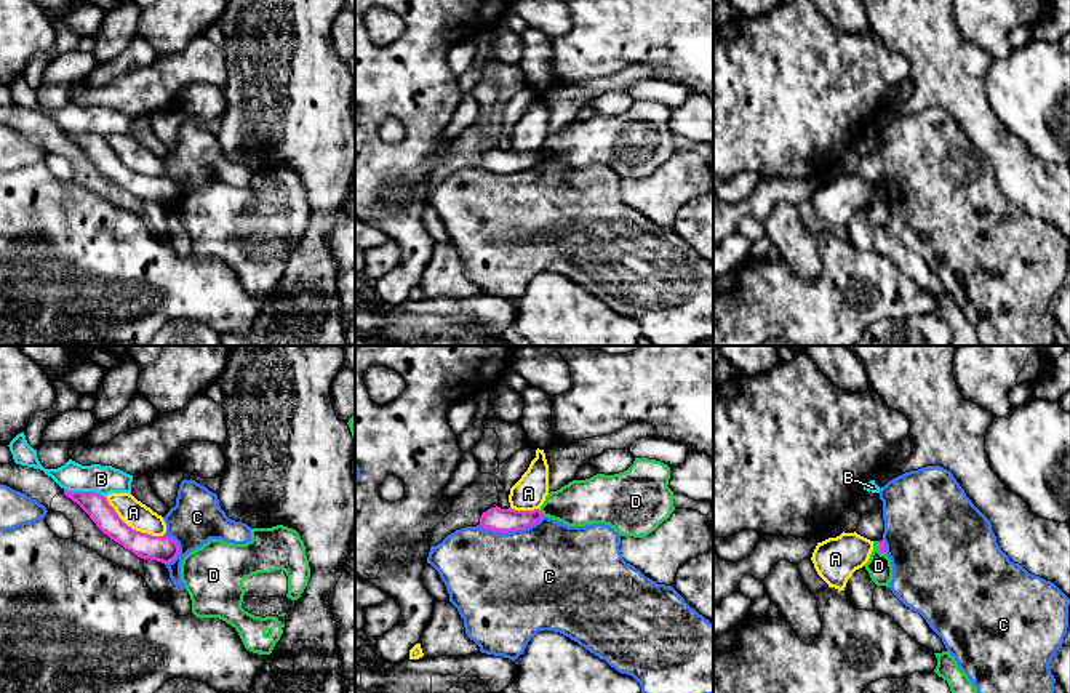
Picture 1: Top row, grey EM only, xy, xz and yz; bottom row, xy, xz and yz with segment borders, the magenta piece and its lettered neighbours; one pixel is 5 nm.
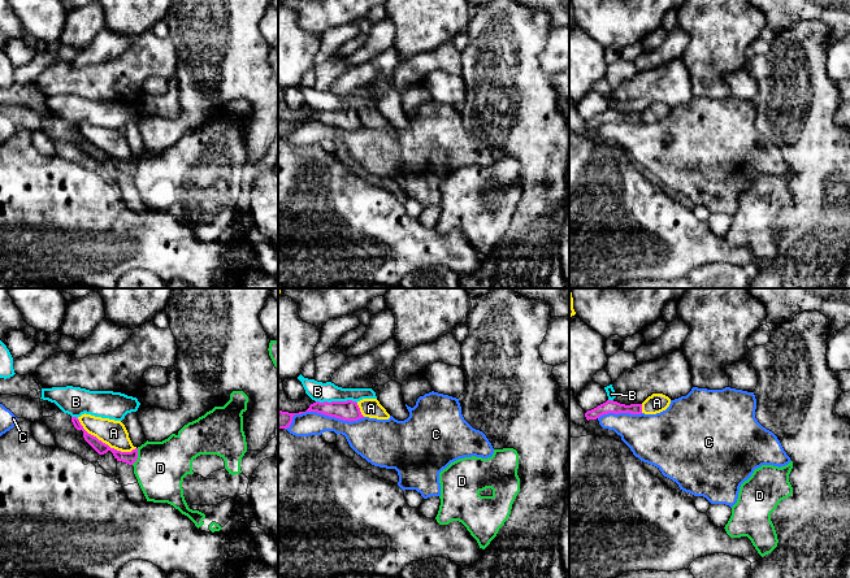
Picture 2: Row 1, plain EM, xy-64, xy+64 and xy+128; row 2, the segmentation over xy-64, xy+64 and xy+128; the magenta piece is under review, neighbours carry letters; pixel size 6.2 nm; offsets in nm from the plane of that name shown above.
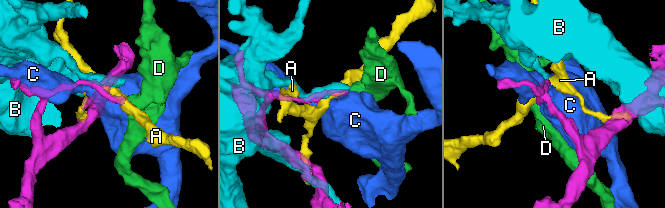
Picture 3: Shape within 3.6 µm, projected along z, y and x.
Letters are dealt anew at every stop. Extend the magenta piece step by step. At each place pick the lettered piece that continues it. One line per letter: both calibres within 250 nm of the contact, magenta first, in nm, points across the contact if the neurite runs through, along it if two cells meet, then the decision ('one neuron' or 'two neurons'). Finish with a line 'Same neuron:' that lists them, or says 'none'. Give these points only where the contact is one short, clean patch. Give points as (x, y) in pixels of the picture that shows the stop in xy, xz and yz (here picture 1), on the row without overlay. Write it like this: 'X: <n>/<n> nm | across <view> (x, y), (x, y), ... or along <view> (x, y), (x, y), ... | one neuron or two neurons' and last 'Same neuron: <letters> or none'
A: 140/140 nm | two neurons
B: 120/140 nm | two neurons
C: 120/480 nm | two neurons
D: 120/240 nm | along xz (539, 151), (542, 157) | two neurons
Same neuron: none

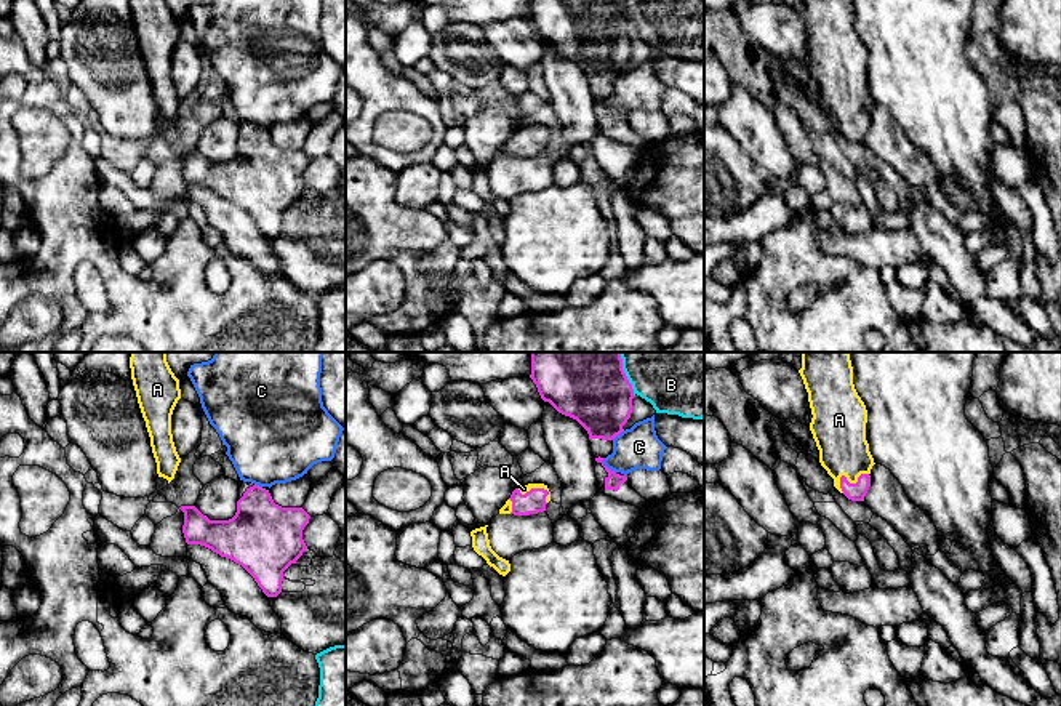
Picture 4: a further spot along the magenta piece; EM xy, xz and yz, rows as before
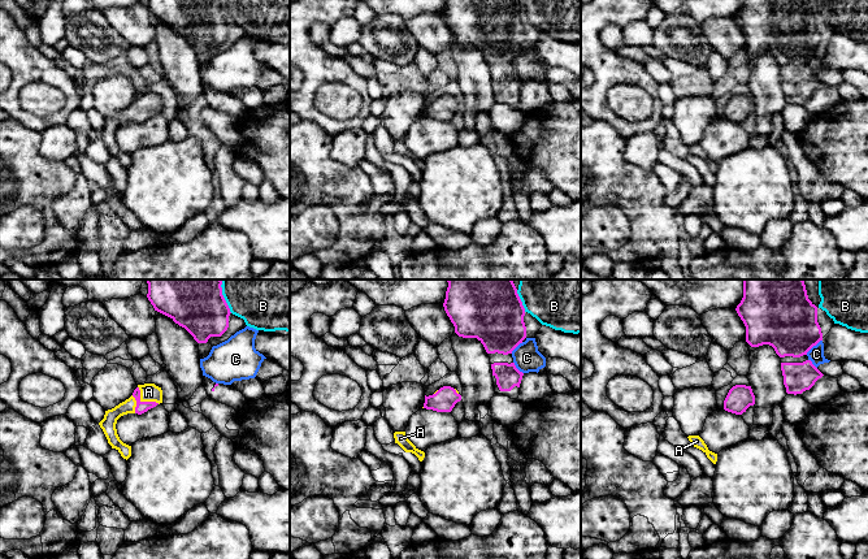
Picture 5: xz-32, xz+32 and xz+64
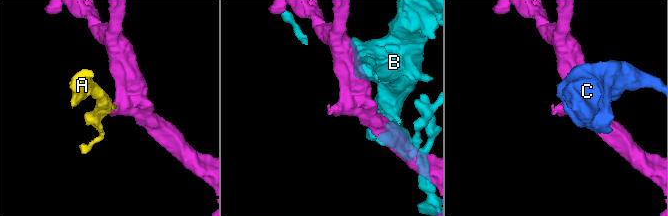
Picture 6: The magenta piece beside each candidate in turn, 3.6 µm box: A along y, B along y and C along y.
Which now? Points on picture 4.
A: 90/260 nm | across yz (855, 133), (847, 122), (847, 100), (839, 74) | one neuron
B: 340/280 nm | two neurons
C: 80/220 nm | along xz (602, 100), (615, 114) | two neurons
Same neuron: A

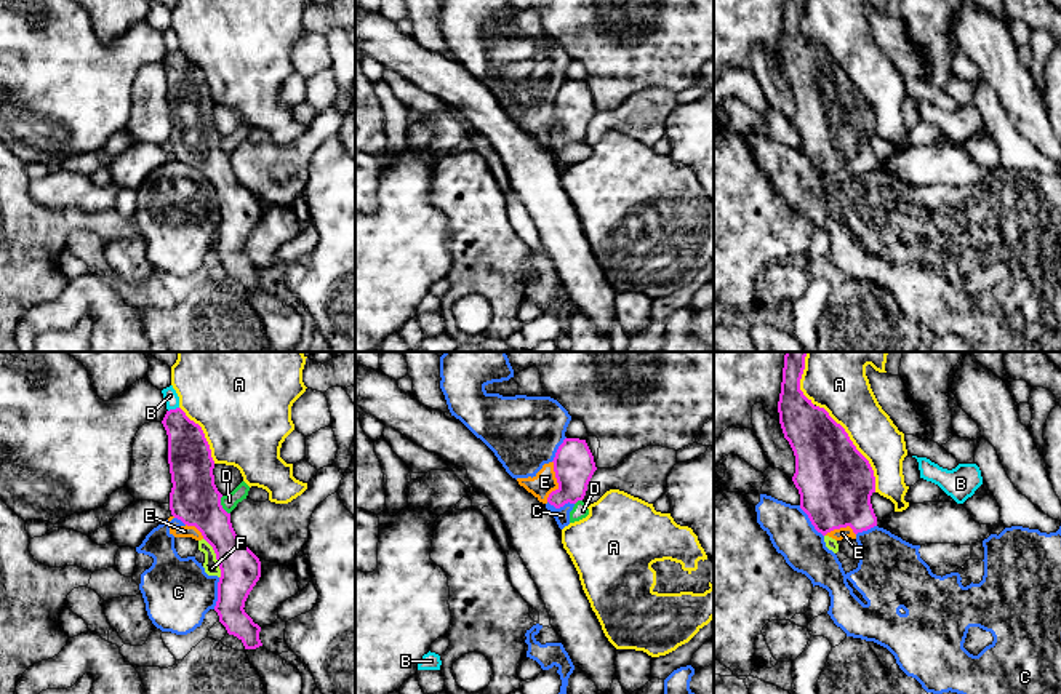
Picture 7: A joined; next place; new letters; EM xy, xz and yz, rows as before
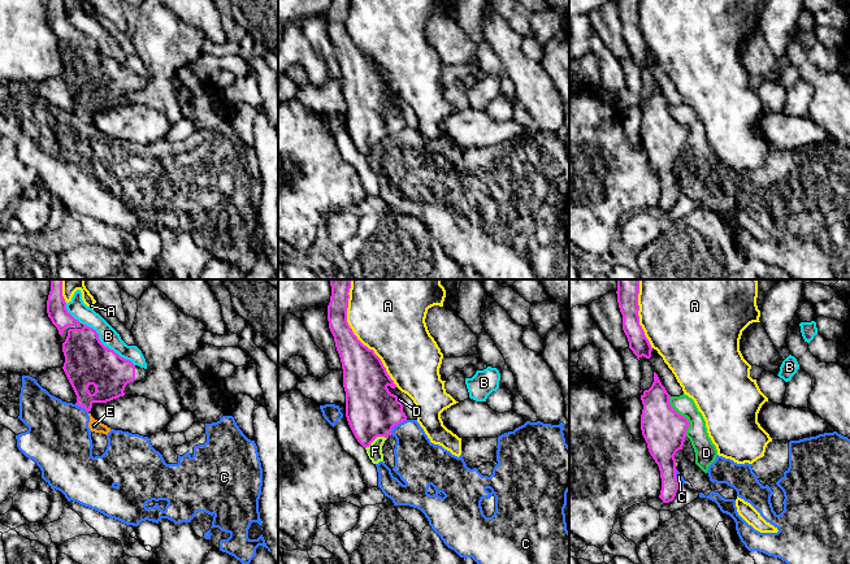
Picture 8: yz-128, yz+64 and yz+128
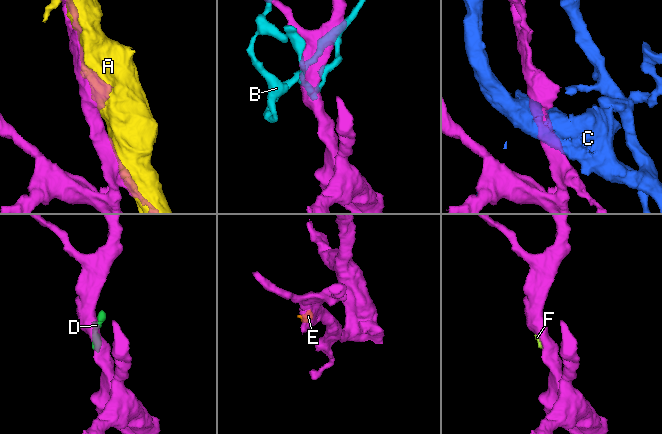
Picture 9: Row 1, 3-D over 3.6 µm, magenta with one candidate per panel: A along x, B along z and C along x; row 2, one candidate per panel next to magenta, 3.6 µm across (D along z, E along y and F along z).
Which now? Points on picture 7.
A: 380/260 nm | two neurons
B: 220/70 nm | two neurons
C: 380/220 nm | two neurons
D: 260/80 nm | along xy (221, 138), (221, 147), (229, 155) | two neurons
E: 200/120 nm | along xz (552, 103), (557, 128), (546, 143) | two neurons
F: 200/80 nm | along xy (204, 179), (215, 195), (220, 219) | two neurons
Same neuron: none

